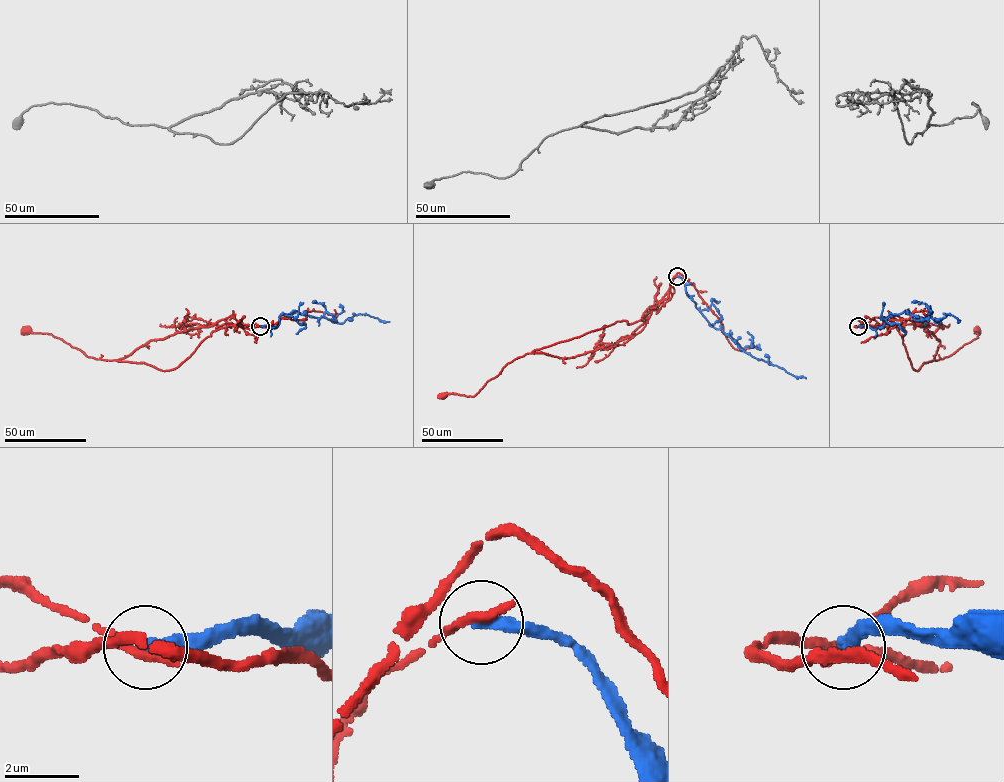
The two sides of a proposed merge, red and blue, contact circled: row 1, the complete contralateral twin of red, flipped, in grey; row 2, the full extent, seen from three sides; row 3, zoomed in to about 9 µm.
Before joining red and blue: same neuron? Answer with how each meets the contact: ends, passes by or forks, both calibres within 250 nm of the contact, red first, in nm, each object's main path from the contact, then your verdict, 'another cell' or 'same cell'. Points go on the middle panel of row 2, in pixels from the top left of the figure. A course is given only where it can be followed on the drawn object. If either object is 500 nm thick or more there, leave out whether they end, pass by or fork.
red ends | blue ends | 320/360 nm | red via (677, 276), (671, 282), (667, 298), (627, 338), (565, 358), (526, 353), (508, 362), (473, 396), (443, 395) | blue via (677, 276), (682, 279), (686, 293), (706, 320), (740, 349), (794, 376), (806, 378) | another cell

